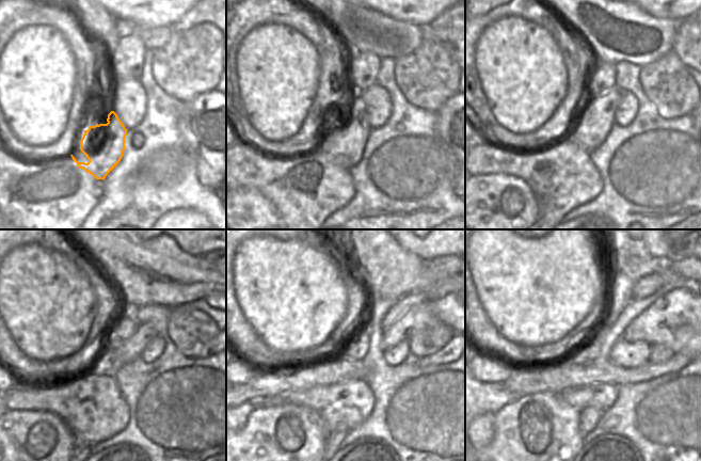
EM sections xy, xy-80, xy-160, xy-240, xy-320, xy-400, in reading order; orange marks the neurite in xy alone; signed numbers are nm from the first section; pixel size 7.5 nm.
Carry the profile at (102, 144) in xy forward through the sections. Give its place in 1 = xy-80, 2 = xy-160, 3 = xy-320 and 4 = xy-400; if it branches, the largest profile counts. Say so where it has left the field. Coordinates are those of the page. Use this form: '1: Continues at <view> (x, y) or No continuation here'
1: Continues at xy-80 (344, 144)
2: Continues at xy-160 (595, 120)
3: Continues at xy-320 (419, 316)
4: Continues at xy-400 (682, 320).

